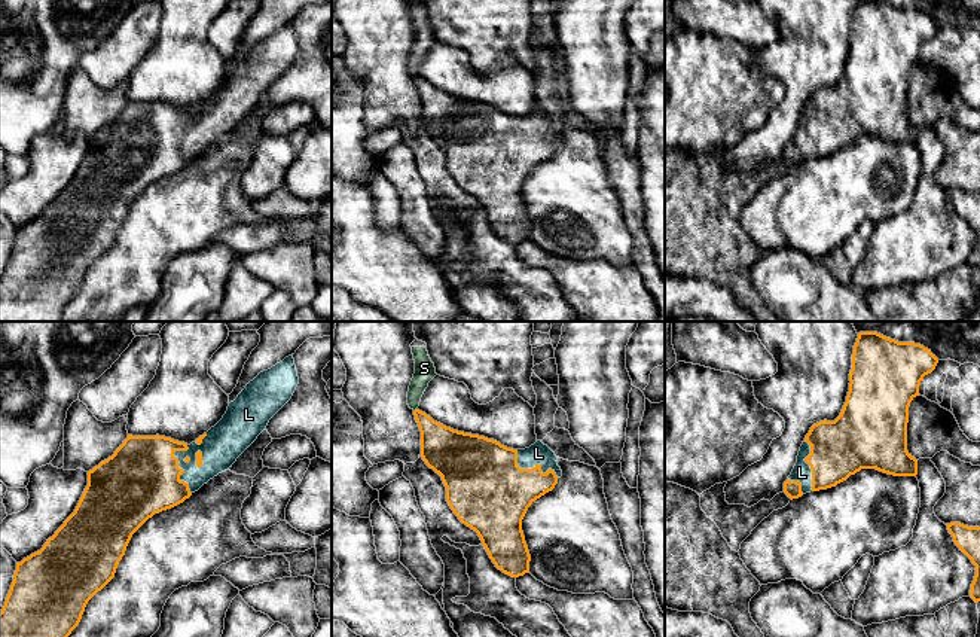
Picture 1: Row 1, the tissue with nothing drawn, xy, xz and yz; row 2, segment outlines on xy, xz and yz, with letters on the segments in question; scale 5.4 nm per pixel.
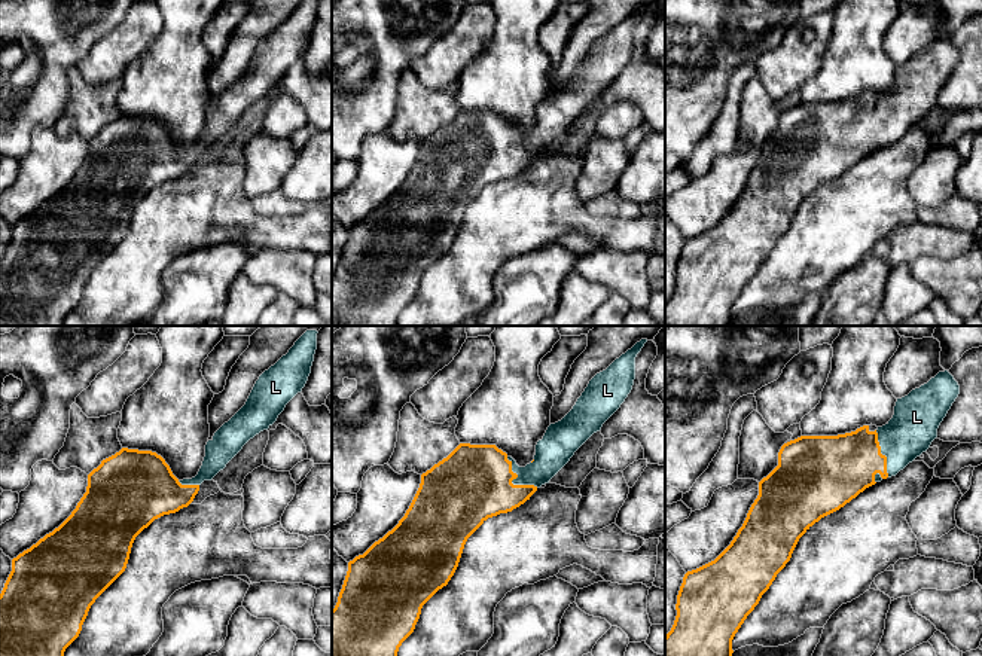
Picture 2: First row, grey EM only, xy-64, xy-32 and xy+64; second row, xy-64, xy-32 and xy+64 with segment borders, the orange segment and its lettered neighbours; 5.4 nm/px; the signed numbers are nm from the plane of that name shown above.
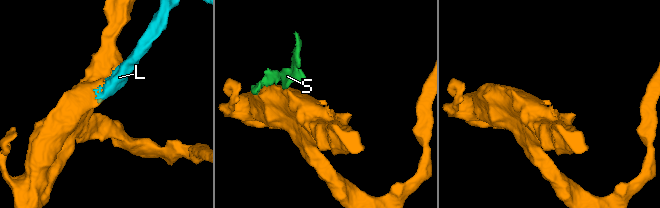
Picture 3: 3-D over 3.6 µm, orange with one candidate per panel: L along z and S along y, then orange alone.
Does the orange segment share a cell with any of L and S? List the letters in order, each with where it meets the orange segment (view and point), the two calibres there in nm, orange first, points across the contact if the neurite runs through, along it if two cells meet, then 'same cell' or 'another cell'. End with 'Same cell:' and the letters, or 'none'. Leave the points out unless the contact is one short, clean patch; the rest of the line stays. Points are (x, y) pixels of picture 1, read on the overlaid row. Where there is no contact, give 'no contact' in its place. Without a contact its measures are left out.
L: xy (177, 466) | 400/200 nm | same cell
S: xz (415, 410) | 220/110 nm | another cell
Same cell: L

